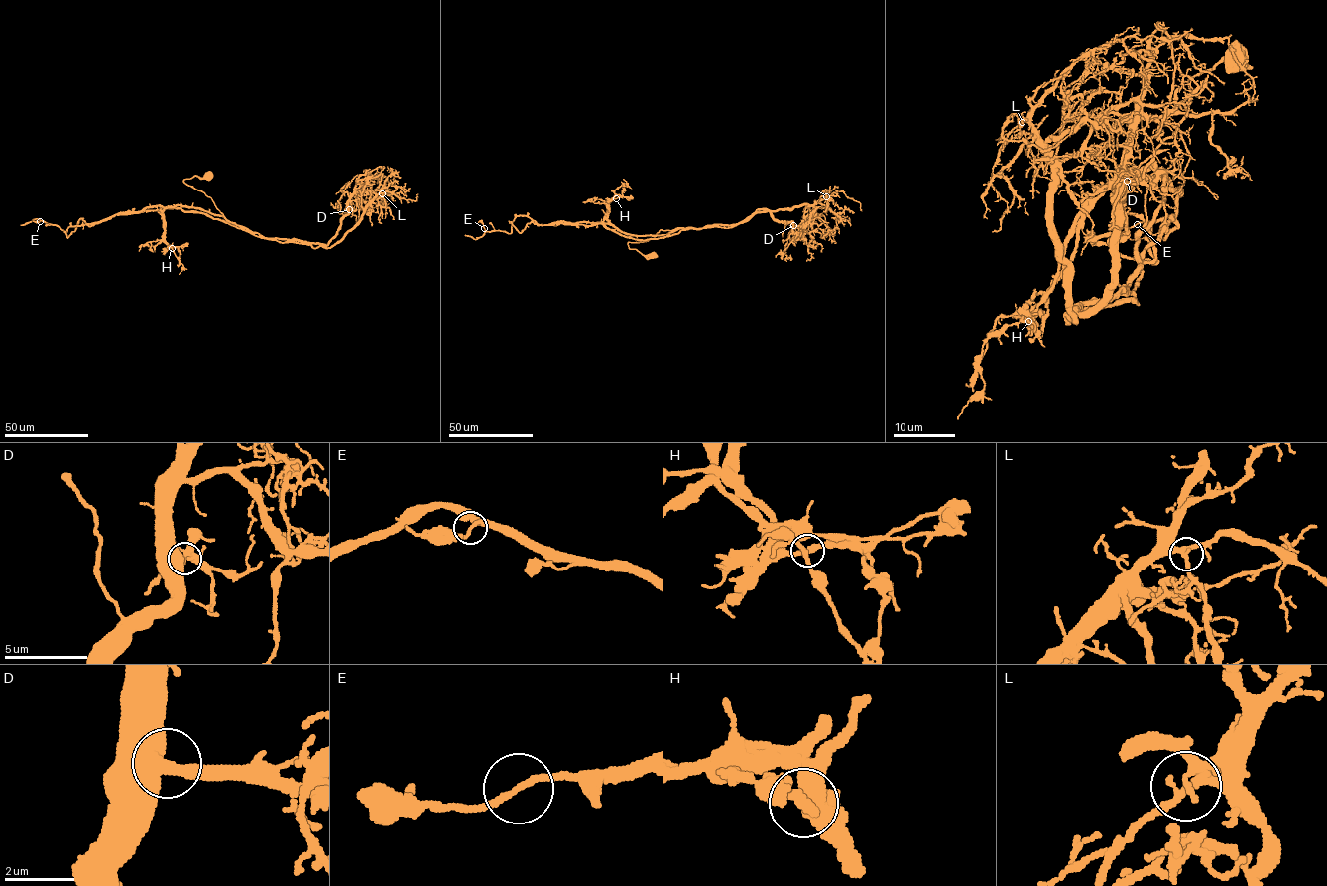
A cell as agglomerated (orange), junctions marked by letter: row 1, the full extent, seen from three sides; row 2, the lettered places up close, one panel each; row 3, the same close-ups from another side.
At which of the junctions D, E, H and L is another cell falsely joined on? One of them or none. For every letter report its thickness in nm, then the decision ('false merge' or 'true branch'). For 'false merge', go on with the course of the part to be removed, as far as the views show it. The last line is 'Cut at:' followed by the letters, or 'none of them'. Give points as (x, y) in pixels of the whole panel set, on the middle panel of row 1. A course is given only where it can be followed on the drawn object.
D: 440 nm | true branch
E: 170 nm | true branch
H: 240 nm | false merge | (616, 198), (603, 224), (647, 239), (732, 227), (757, 209), (792, 209), (824, 198), (835, 215), (831, 241)
L: 260 nm | true branch
Cut at: H

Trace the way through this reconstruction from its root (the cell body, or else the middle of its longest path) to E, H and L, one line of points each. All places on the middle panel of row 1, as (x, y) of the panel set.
E: (652, 254), (628, 243), (673, 230), (634, 235), (603, 222), (538, 224), (525, 215), (509, 233), (484, 227)
H: (652, 254), (628, 243), (673, 230), (620, 231), (607, 218), (616, 198)
L: (652, 254), (643, 255), (628, 243), (648, 241), (661, 230), (736, 224), (757, 209), (792, 209), (826, 196)

